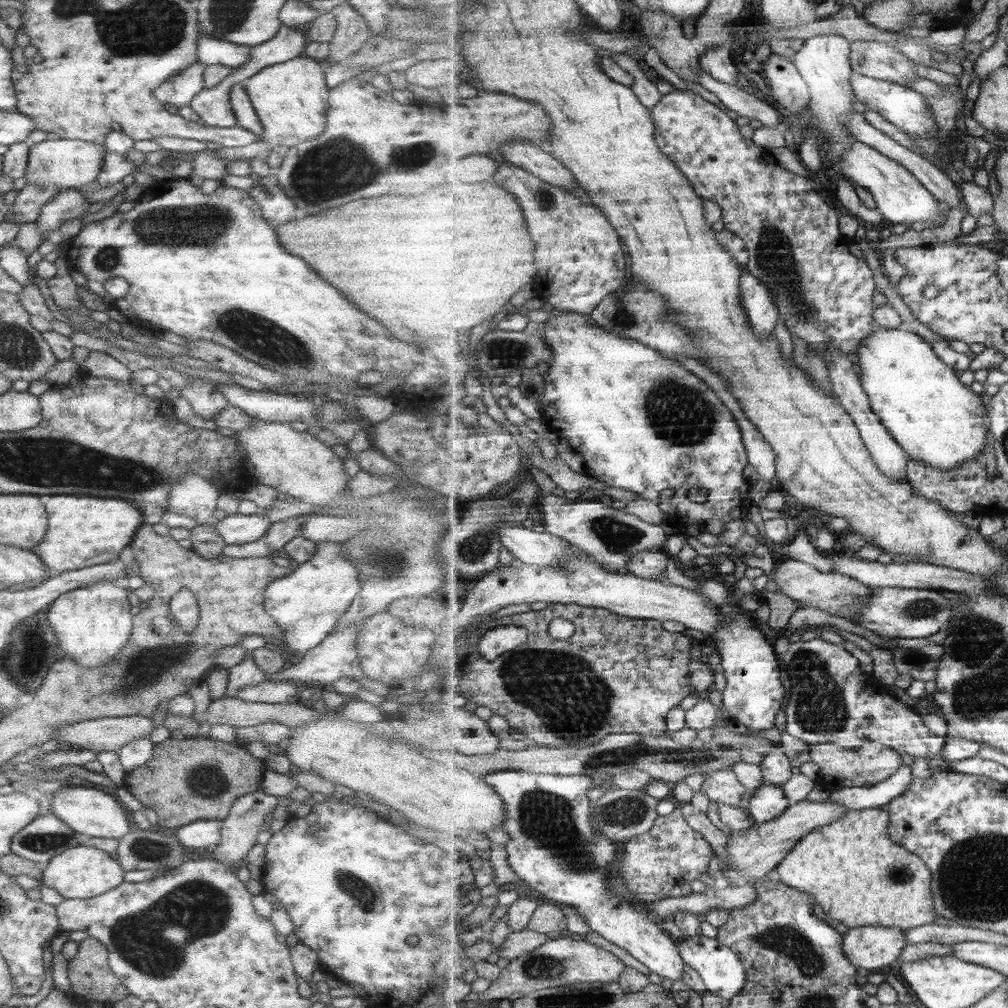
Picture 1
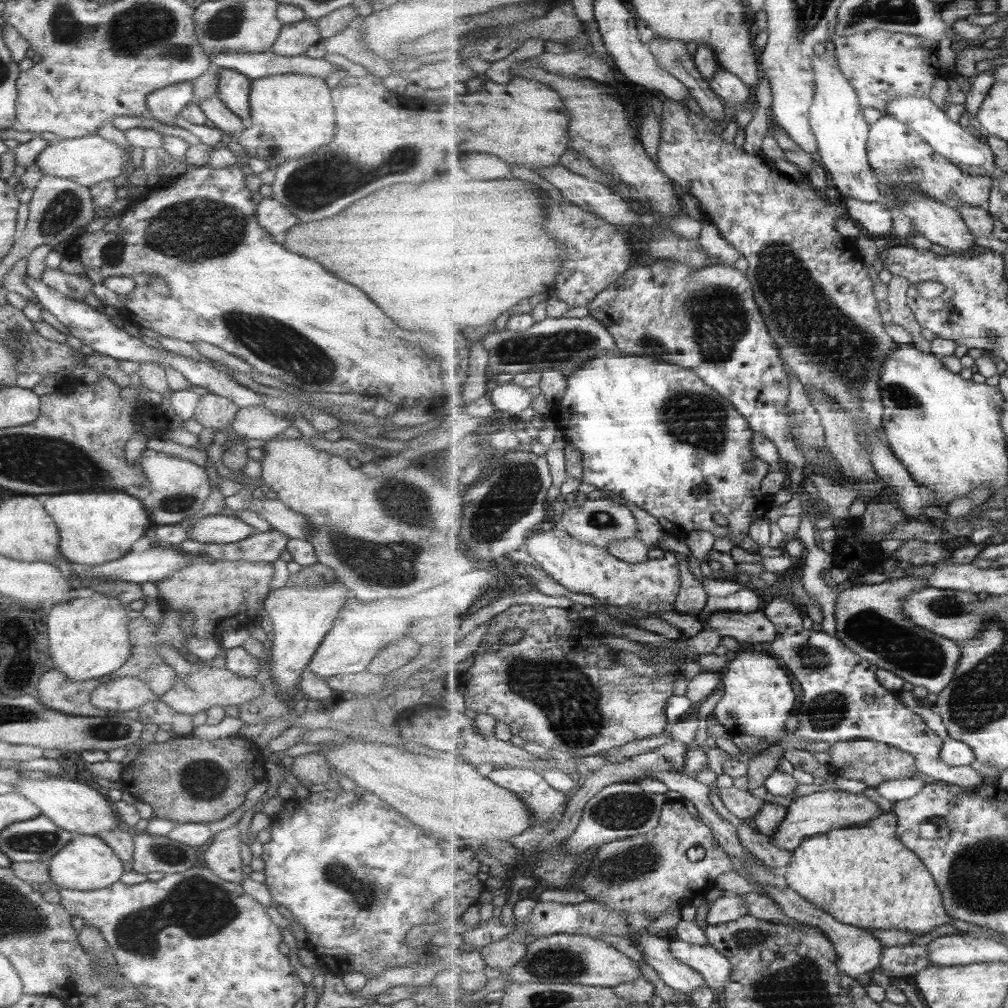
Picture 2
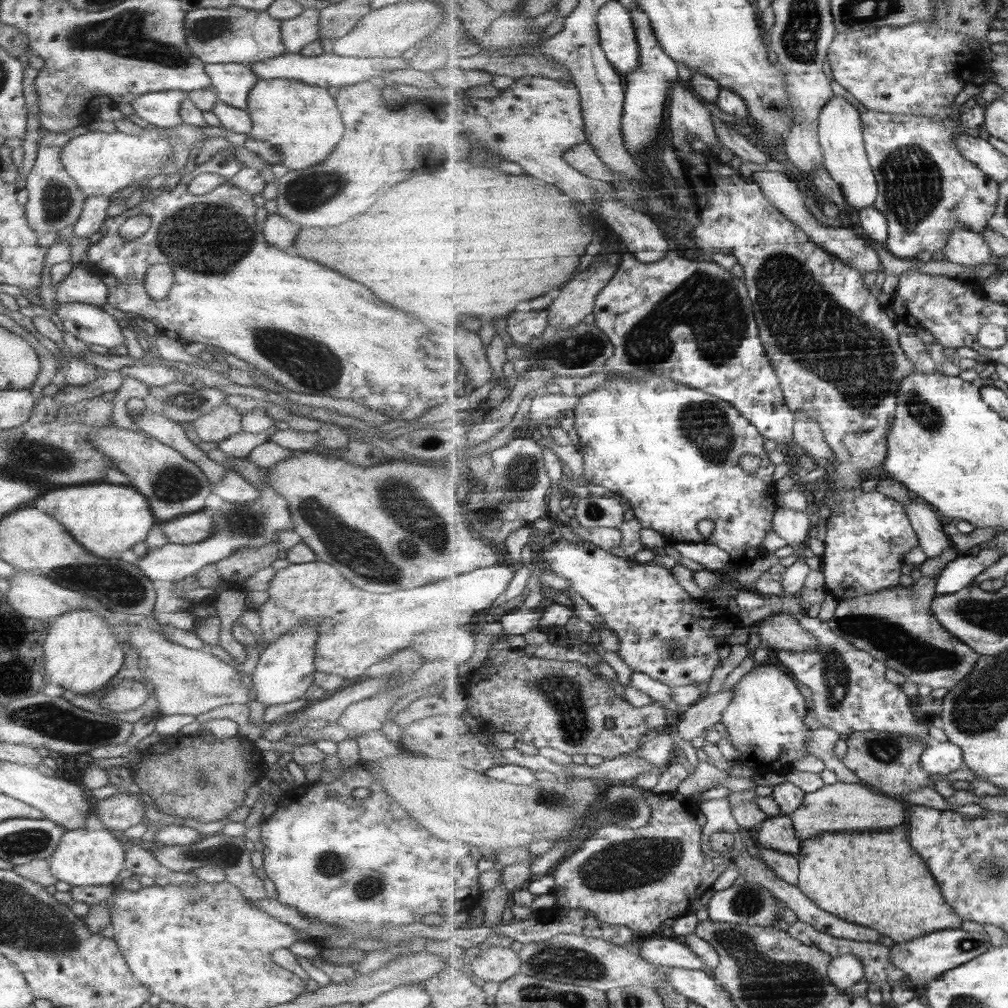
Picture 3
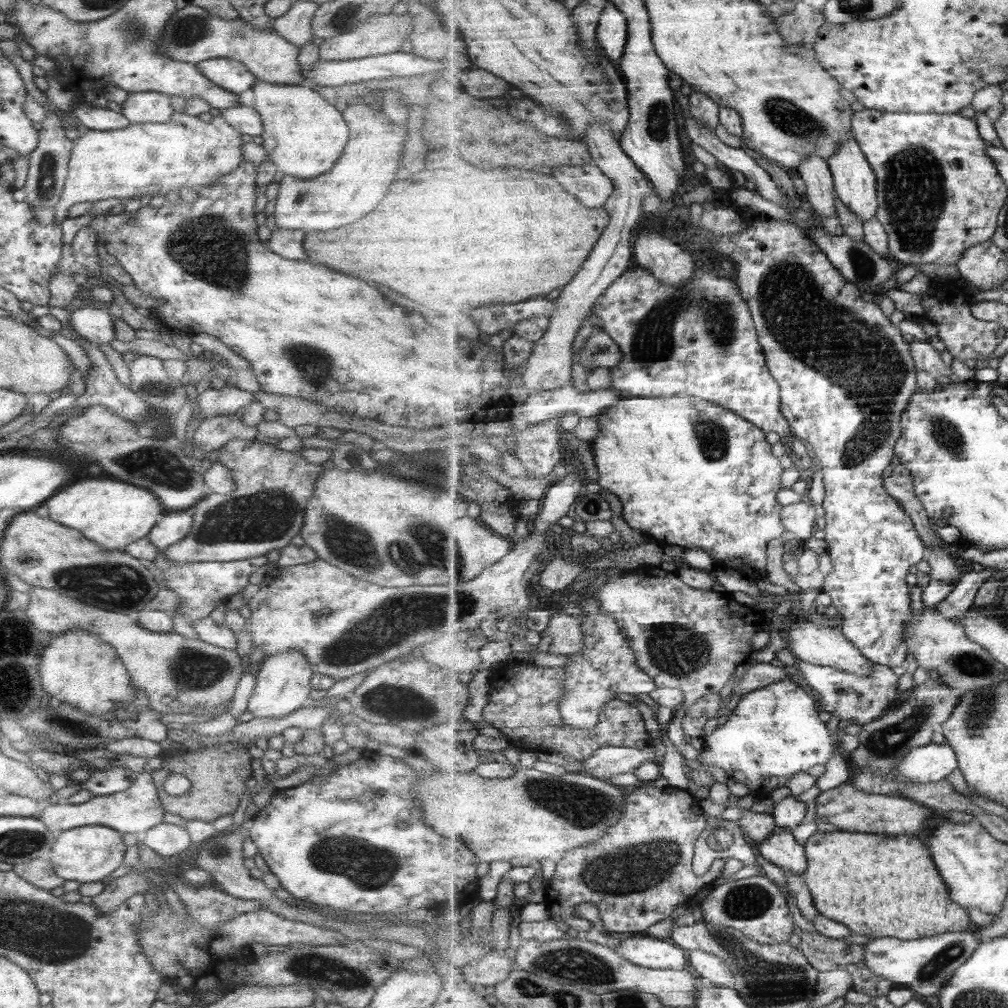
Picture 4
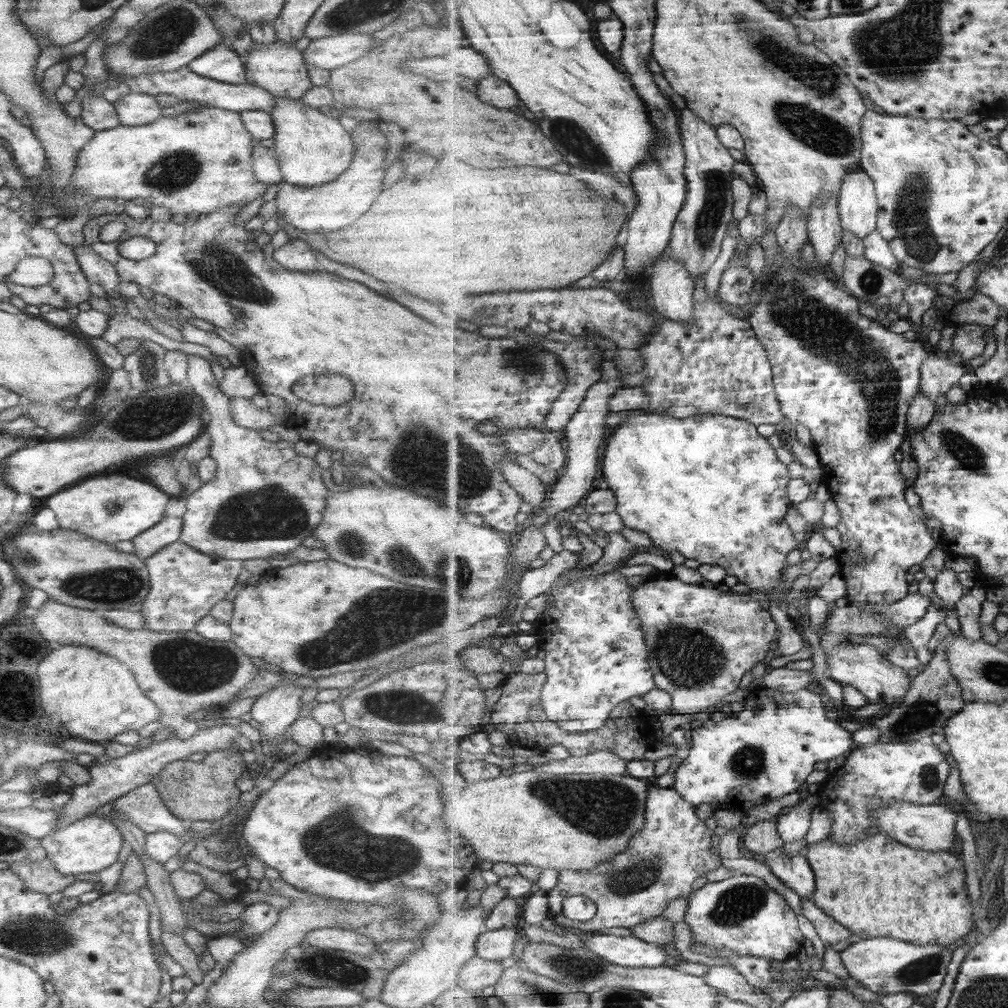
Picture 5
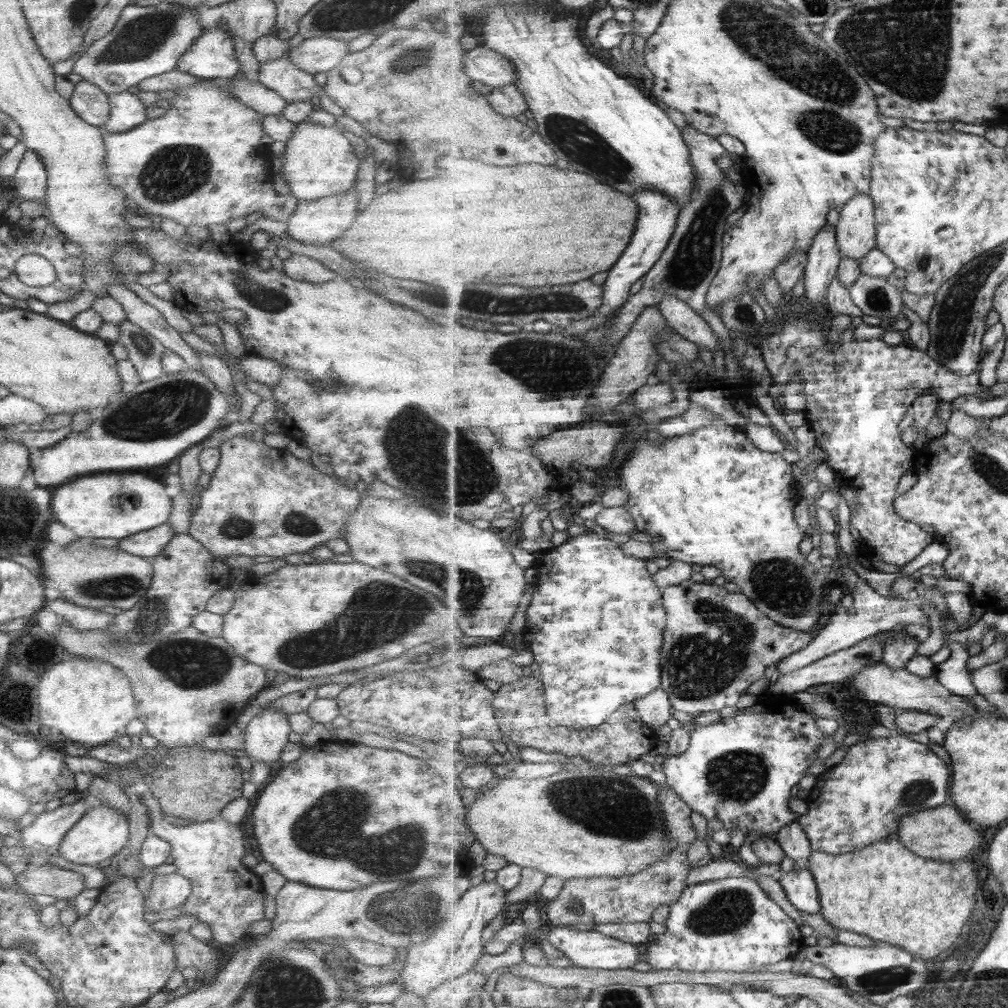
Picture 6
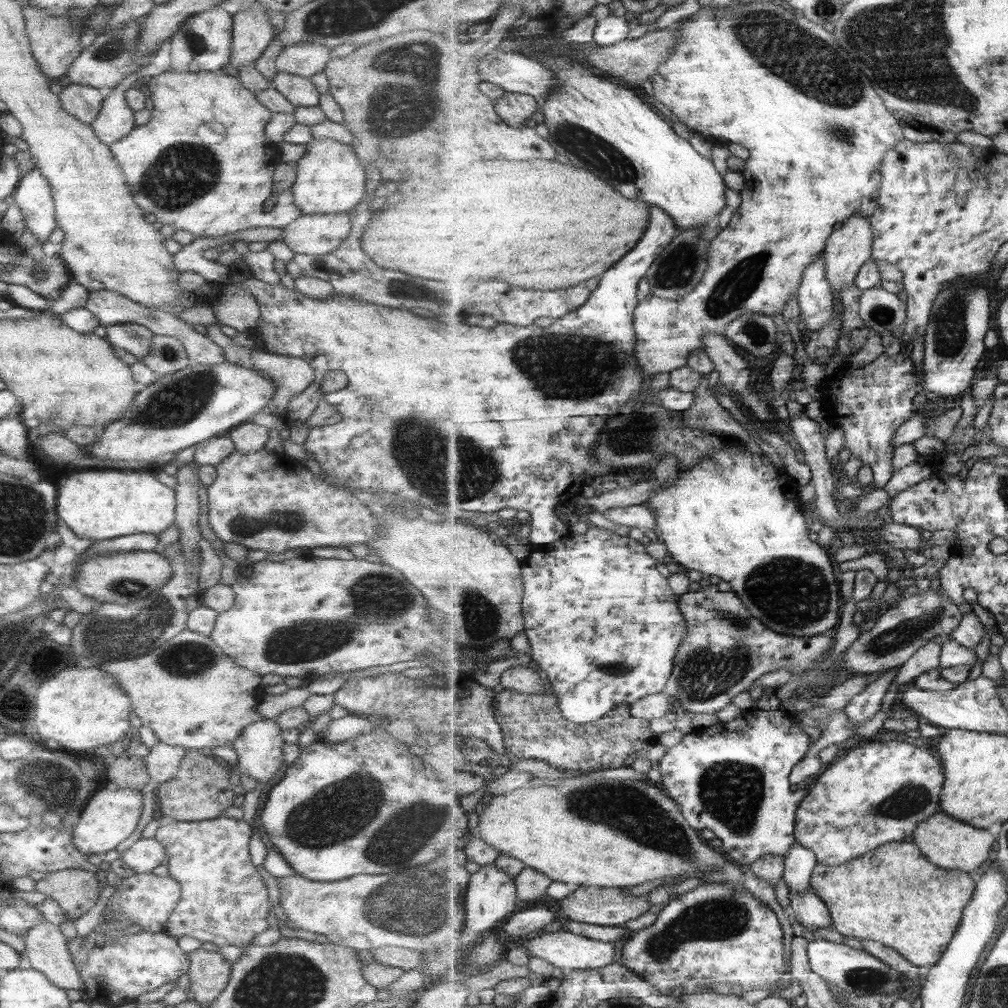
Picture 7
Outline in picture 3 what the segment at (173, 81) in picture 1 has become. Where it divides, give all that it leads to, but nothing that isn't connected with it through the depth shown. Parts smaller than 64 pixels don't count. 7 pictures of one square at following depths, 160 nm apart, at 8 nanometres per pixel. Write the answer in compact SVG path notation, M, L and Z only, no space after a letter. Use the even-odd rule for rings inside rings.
M161 91L148 92L130 100L133 114L153 127L168 129L179 124L178 110L185 92Z

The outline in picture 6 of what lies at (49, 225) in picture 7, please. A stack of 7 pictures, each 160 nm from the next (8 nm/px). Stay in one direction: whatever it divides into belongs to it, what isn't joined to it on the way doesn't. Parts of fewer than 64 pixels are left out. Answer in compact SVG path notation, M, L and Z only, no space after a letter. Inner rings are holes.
M25 149L21 164L11 176L10 185L19 200L43 202L46 191L46 172L37 155Z

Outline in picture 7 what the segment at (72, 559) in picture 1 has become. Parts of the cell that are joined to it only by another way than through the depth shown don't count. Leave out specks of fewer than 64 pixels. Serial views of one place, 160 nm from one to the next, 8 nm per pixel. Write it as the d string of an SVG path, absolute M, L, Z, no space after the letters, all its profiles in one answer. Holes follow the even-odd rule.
M77 472L67 478L59 478L55 494L55 510L58 522L65 523L77 538L100 541L116 539L132 534L158 535L174 522L173 490L160 484L149 472Z

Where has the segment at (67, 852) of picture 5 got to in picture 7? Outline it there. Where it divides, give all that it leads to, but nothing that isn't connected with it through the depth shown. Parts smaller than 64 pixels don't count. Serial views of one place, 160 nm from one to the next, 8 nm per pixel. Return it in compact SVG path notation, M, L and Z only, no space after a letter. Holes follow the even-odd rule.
M130 788L100 789L94 791L82 808L79 820L71 834L72 845L83 856L96 854L100 857L107 850L113 850L134 831L141 814L141 793Z

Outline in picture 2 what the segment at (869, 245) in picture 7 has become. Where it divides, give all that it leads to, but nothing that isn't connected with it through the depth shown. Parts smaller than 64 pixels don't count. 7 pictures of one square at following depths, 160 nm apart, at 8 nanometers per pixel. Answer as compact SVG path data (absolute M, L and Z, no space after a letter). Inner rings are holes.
M836 49L833 53L814 56L812 65L816 72L816 94L810 120L818 140L819 161L827 170L832 184L846 198L881 203L880 184L868 157L870 124L863 116L860 96L838 68Z

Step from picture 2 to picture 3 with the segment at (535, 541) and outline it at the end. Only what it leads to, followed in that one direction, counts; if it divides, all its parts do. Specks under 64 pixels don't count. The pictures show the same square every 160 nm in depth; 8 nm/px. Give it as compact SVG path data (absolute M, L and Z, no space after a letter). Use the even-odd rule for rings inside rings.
M559 540L558 544L546 547L536 555L536 560L547 564L559 577L569 581L569 586L577 592L605 620L603 627L609 628L619 638L618 656L633 672L651 675L669 687L701 685L708 686L719 666L719 650L728 645L726 639L714 635L714 627L730 622L731 617L725 608L713 606L705 598L693 598L692 594L677 580L672 567L656 561L637 562L623 559L589 541L569 542Z

